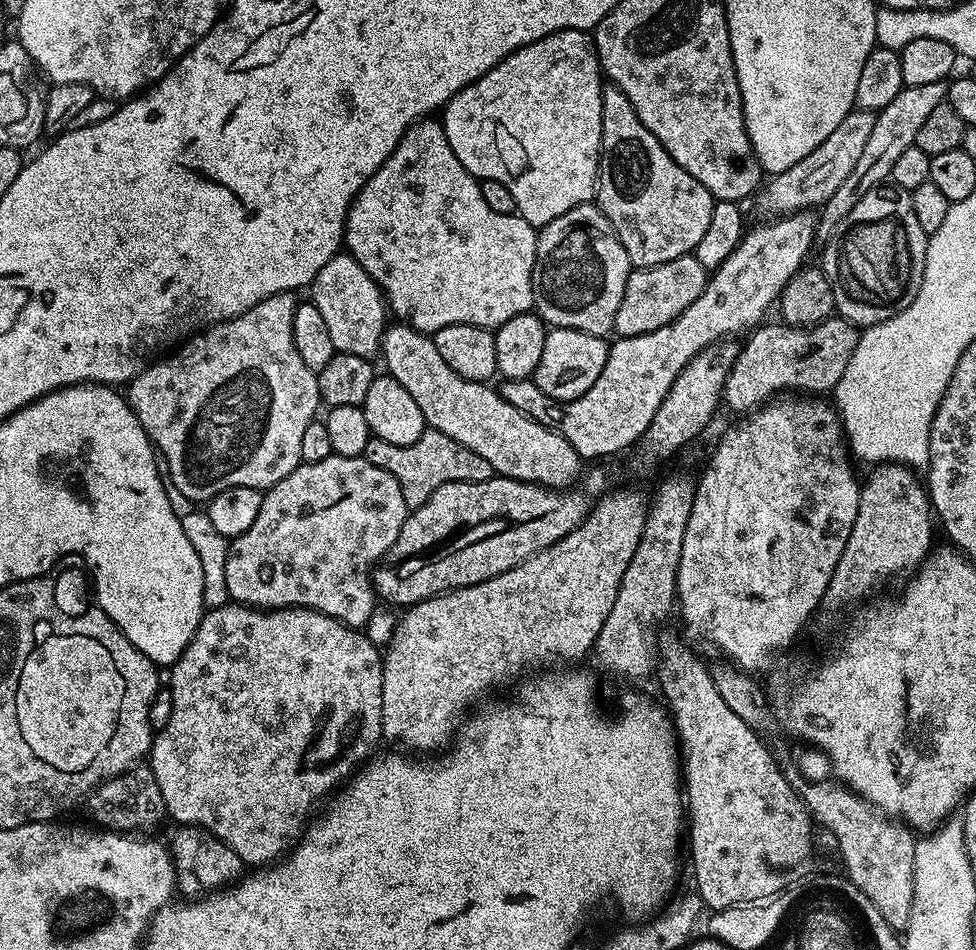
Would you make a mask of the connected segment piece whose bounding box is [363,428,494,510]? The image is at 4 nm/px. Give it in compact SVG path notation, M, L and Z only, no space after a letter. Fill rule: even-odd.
M433 428L422 433L418 442L410 442L410 446L394 446L394 442L382 442L382 438L372 435L366 442L363 457L374 466L394 474L410 510L425 504L438 486L450 482L486 482L494 474L486 458L474 454L474 450L466 450L462 442L454 442L454 438L446 438L446 434Z

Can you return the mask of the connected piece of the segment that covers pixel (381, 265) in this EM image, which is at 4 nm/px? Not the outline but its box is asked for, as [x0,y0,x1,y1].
[343,118,537,334]

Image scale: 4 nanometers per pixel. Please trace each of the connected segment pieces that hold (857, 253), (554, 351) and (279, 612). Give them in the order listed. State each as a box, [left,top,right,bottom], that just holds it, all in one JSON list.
[[822,182,928,329],[534,327,609,402],[150,602,384,866]]

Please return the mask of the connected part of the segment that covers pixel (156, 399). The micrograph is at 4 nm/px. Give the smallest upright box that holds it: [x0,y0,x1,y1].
[127,293,322,502]

